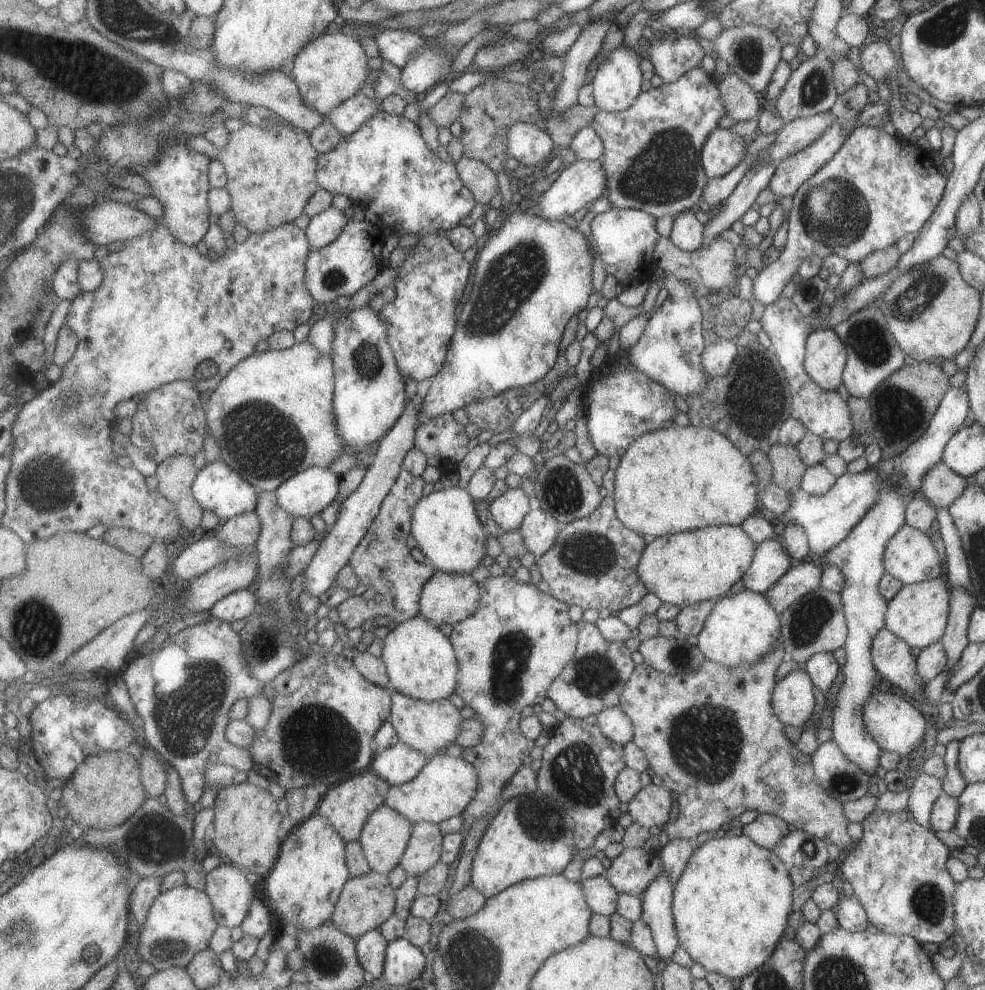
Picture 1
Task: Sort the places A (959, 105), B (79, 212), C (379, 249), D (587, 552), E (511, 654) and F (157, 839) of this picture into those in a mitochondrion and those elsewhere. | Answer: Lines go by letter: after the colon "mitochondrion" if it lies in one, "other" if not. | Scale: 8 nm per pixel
A: other
B: other
C: other
D: mitochondrion
E: mitochondrion
F: mitochondrion

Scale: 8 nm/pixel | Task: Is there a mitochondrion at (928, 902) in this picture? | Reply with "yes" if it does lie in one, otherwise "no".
yes

